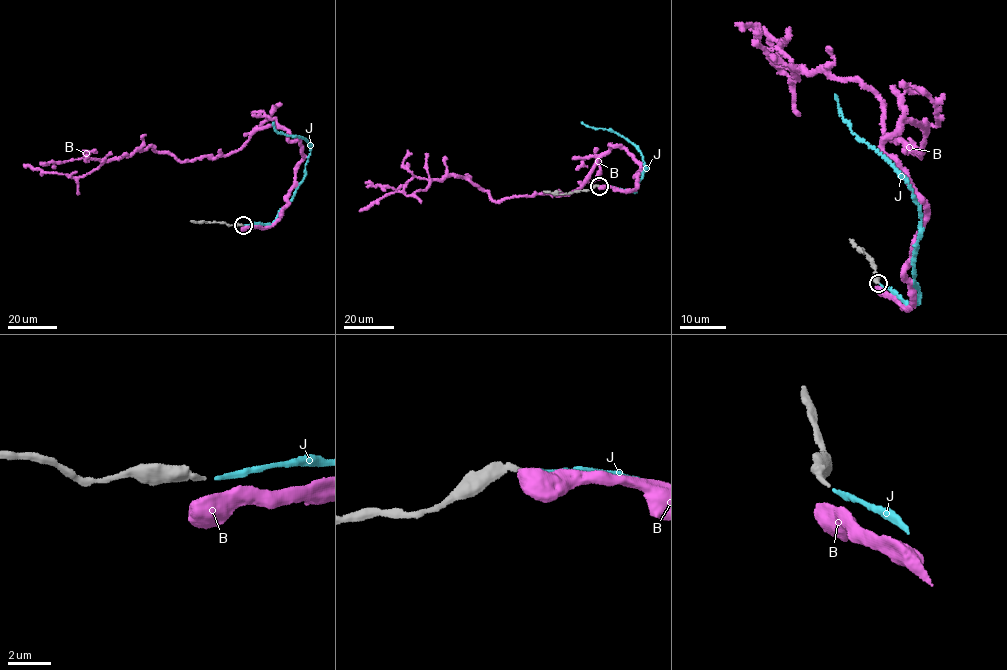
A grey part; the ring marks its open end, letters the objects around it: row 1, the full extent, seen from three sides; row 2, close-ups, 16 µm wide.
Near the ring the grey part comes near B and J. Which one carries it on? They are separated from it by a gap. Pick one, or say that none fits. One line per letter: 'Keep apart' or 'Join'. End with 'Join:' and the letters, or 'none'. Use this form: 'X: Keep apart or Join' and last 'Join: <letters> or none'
B: Keep apart
J: Join
Join: J

